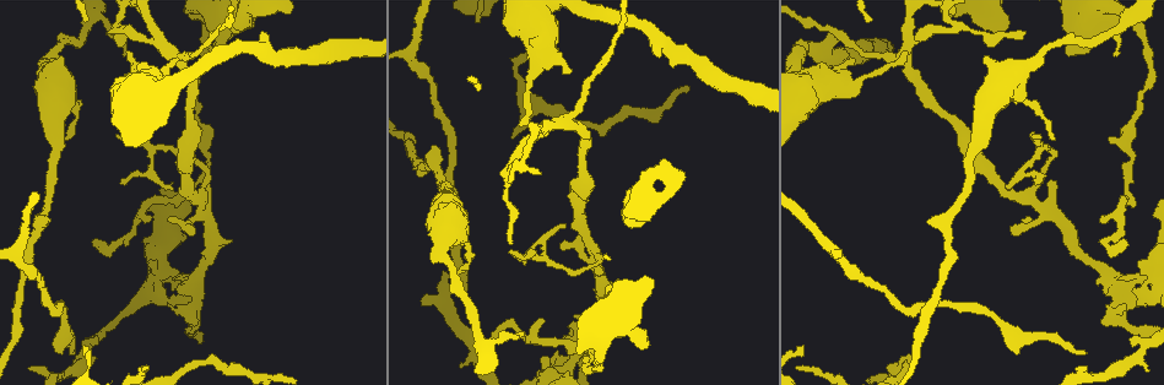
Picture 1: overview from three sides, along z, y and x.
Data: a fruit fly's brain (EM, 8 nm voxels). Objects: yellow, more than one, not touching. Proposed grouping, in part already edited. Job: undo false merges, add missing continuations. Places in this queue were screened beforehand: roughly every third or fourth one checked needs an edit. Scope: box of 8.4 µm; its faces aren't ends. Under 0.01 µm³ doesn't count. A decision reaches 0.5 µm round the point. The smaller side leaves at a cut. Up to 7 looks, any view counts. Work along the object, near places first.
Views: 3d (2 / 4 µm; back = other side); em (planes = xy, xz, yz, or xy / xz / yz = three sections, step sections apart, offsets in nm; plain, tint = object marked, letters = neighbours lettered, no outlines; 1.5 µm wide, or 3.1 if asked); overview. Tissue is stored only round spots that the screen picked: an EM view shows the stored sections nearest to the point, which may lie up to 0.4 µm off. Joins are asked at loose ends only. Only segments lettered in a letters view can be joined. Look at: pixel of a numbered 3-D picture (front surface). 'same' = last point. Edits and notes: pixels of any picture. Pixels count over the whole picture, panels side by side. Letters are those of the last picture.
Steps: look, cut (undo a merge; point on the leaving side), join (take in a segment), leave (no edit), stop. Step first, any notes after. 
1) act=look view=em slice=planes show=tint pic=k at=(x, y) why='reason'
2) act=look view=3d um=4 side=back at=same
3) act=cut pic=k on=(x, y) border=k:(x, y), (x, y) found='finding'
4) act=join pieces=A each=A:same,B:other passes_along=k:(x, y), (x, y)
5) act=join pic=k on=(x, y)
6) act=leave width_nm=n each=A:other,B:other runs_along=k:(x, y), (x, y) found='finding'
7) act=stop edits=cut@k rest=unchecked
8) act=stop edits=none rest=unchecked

act=look view=em slice=planes show=letters pic=1 at=(206, 155)

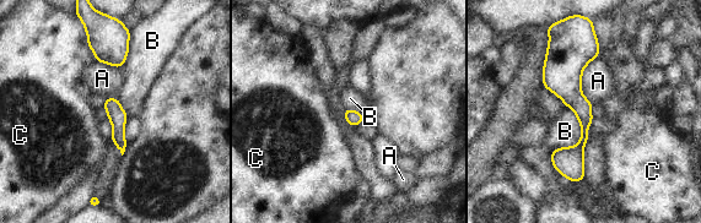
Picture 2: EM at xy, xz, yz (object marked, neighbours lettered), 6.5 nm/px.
act=leave each=A:other,B:other,C:other border=2:(567, 105), (581, 137), (550, 154) found='continuous, no second neuron'

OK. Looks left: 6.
act=look view=em slice=planes show=letters pic=1 at=(1023, 35) why='end of a long branch'

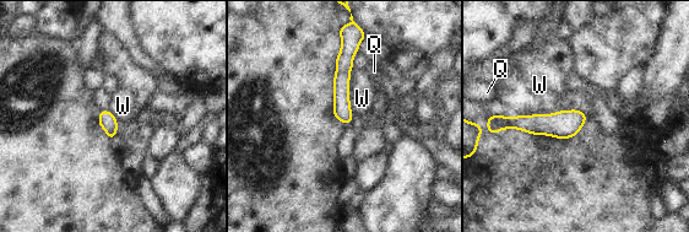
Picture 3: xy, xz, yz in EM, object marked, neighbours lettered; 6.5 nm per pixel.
act=leave longest_contact=W:380nm each=Q:other,W:other found='none of them fits'

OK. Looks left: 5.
act=look view=3d um=4 pic=1 at=(524, 334)

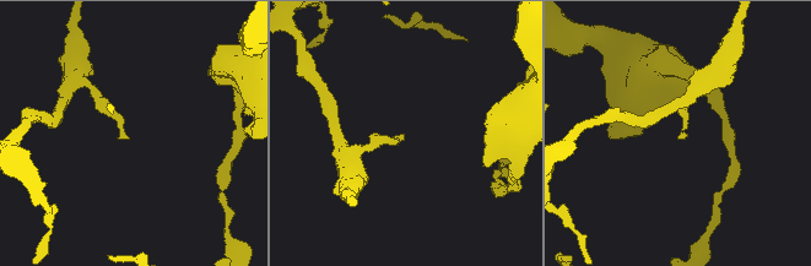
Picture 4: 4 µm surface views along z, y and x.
act=look view=em slice=planes show=letters pic=4 at=(127, 138)

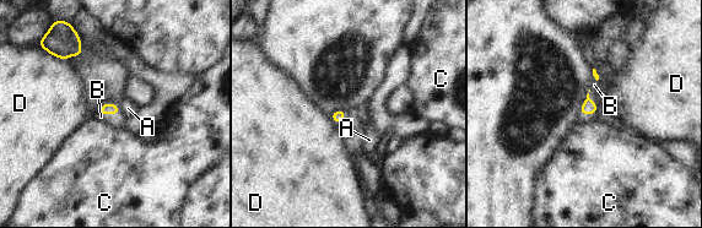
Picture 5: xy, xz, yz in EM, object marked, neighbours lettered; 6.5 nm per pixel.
act=join pieces=B each=A:other,B:same,C:other,D:other passes_along=5:(106, 108), (109, 113), (114, 120) found='the neuron continues'

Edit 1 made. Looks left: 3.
act=stop edits=join@5 rest=unchecked

